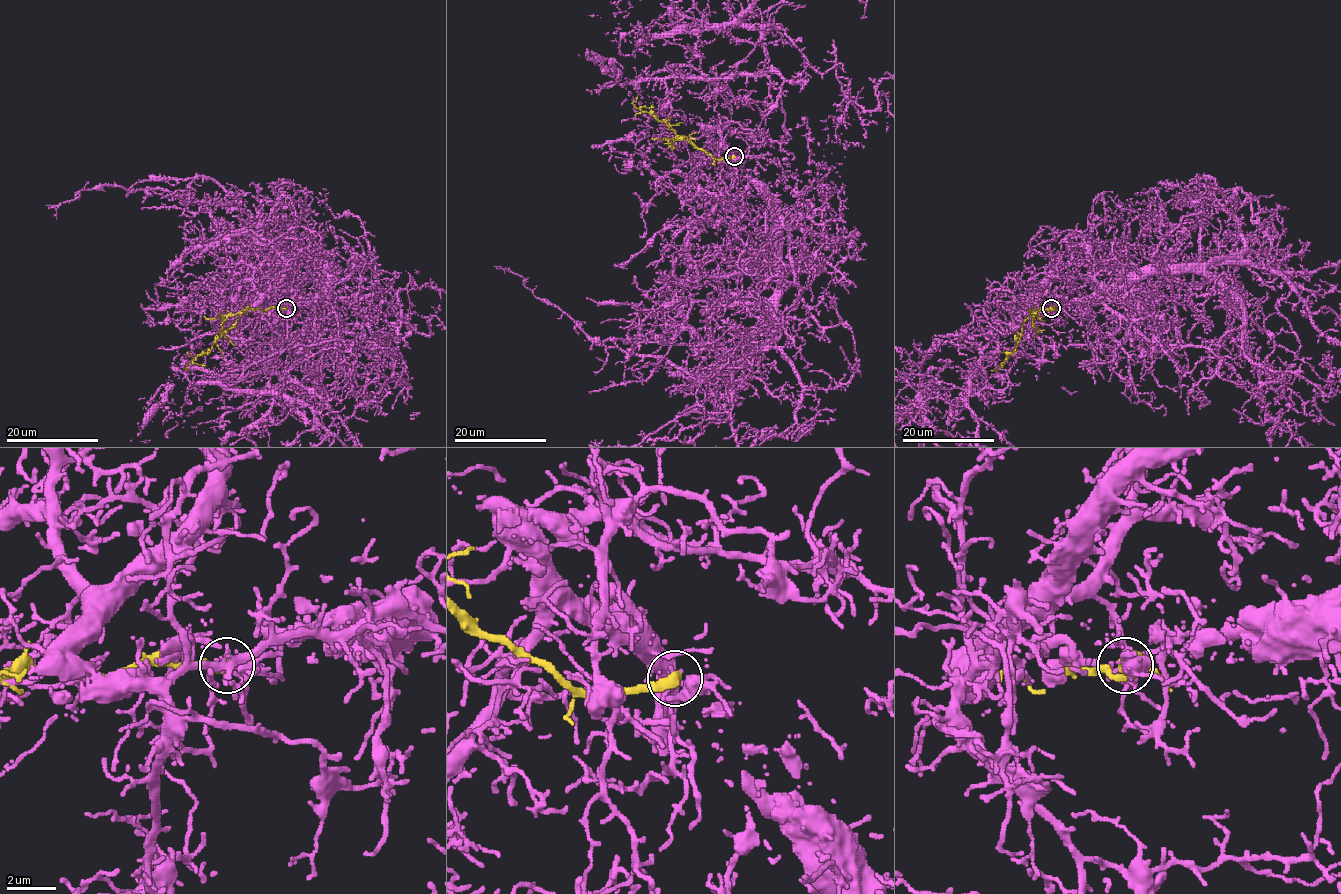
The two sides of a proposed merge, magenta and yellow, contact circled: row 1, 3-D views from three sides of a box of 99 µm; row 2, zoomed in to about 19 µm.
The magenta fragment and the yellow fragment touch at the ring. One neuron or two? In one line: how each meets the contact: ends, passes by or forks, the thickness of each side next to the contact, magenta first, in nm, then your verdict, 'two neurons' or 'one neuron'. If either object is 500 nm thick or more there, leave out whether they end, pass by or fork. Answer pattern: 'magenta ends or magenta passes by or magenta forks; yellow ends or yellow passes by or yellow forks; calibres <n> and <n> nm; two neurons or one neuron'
magenta passes by; yellow ends; calibres 160 and 420 nm; two neurons

